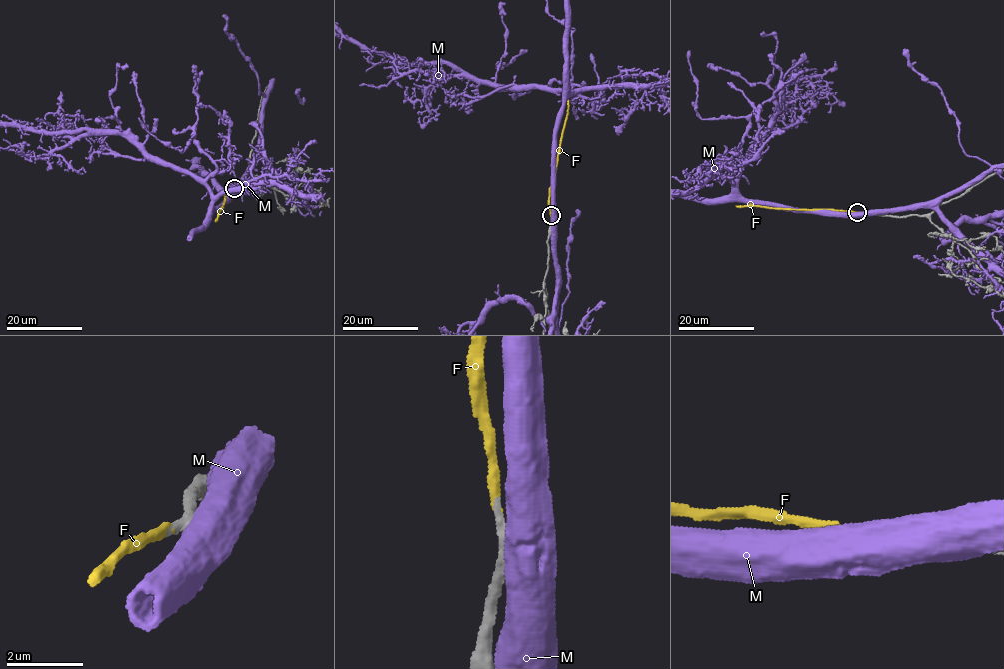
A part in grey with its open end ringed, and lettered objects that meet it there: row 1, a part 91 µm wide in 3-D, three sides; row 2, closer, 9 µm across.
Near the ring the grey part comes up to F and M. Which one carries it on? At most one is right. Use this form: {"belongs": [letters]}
{"belongs": ["F"]}

